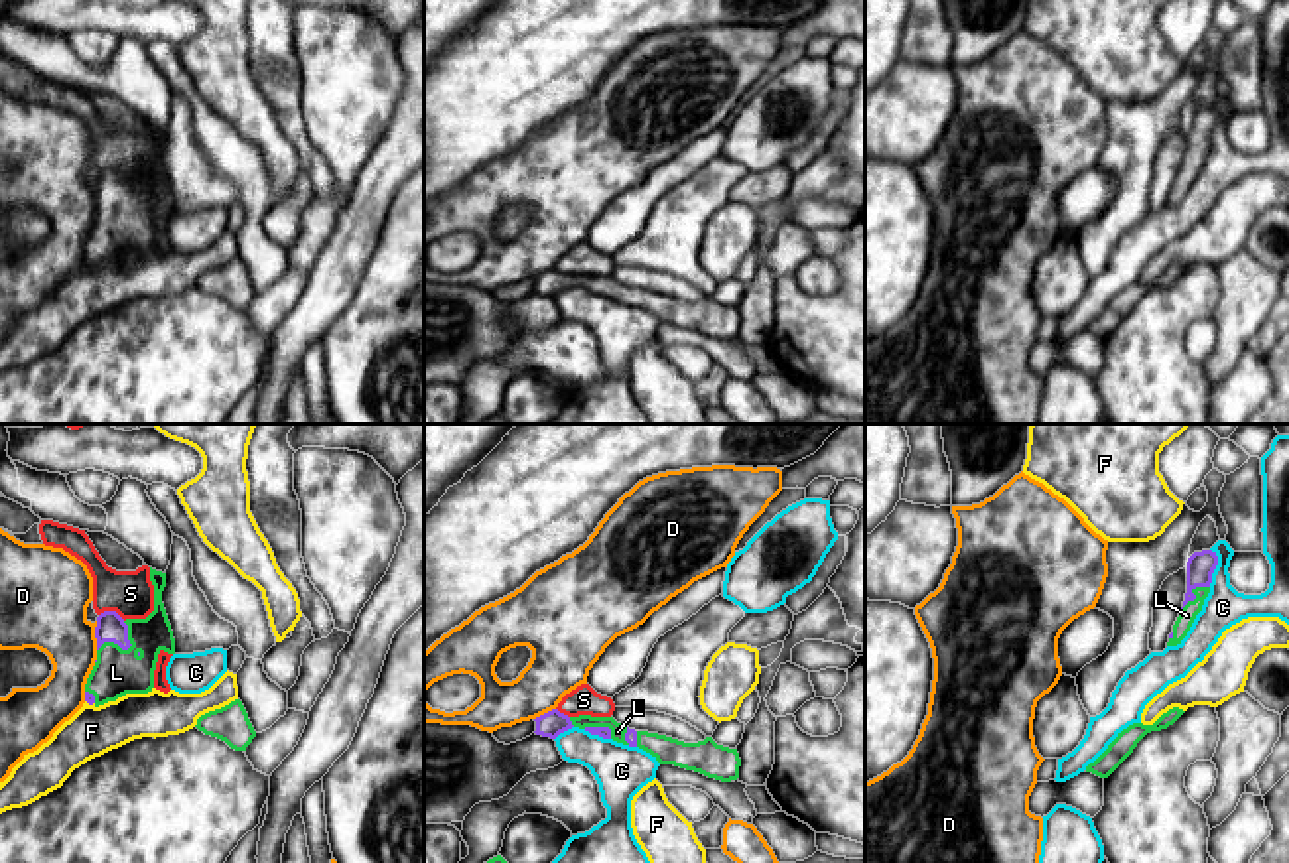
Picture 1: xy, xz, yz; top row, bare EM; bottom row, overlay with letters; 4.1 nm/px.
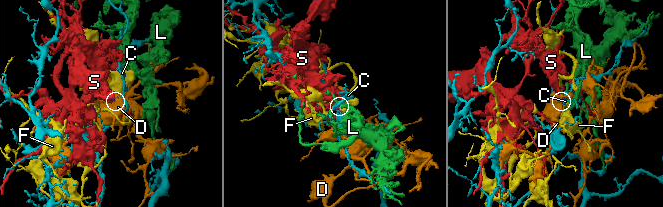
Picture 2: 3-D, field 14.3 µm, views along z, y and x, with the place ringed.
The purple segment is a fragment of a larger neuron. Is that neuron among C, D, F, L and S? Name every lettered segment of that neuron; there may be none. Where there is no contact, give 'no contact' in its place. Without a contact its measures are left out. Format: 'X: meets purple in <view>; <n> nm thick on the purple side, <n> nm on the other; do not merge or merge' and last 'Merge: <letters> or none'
C: meets purple in yz; 120 nm thick on the purple side, 160 nm on the other; do not merge
D: meets purple in xy; 120 nm thick on the purple side, 360 nm on the other; do not merge
F: meets purple in xy; 50 nm thick on the purple side, 200 nm on the other; do not merge
L: meets purple in xy; 120 nm thick on the purple side, 190 nm on the other; merge
S: meets purple in xy; 120 nm thick on the purple side, 190 nm on the other; do not merge
Merge: L

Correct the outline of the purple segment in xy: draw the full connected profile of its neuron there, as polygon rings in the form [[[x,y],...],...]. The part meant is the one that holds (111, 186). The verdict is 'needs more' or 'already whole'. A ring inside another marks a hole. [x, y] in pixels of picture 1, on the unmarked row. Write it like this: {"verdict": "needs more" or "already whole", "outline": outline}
{"verdict": "needs more", "outline": [[[150,126],[154,169],[146,177],[122,177],[116,169],[97,175],[97,219],[85,242],[85,260],[104,264],[126,252],[148,252],[154,246],[158,213],[175,213],[162,150],[166,132]]]}

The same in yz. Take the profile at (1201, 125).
{"verdict": "needs more", "outline": [[[1212,108],[1194,110],[1187,120],[1187,152],[1181,171],[1173,183],[1167,205],[1177,205],[1190,189],[1196,173],[1202,169],[1204,158],[1210,152],[1212,132],[1218,124],[1218,114]]]}

